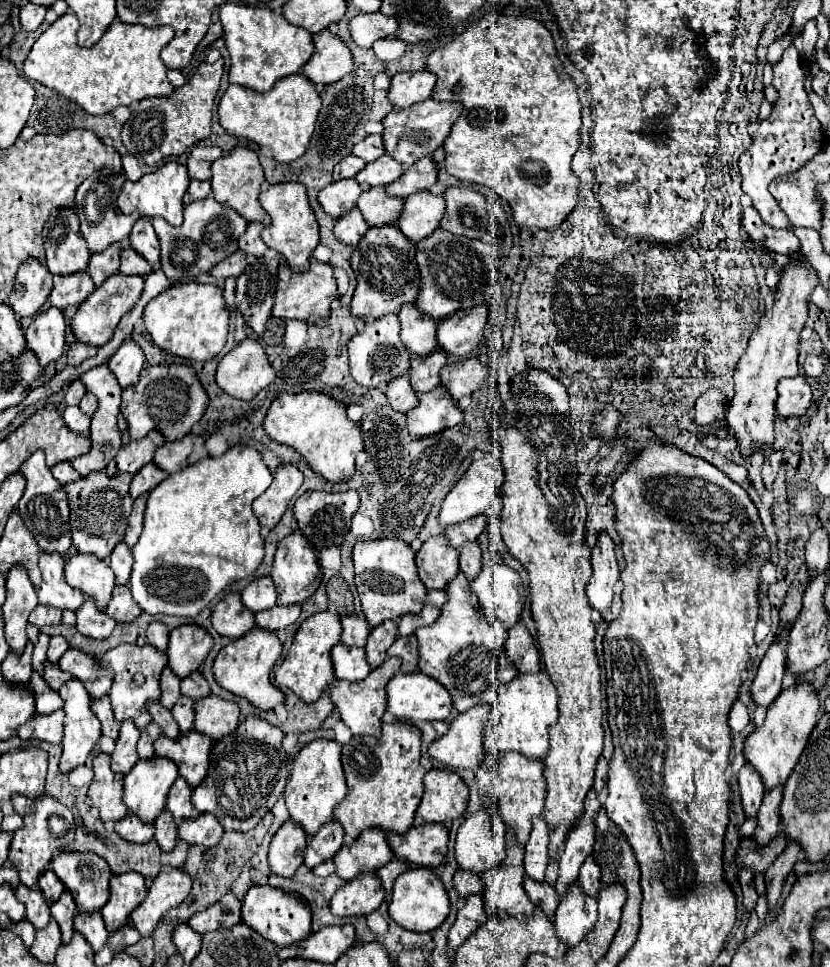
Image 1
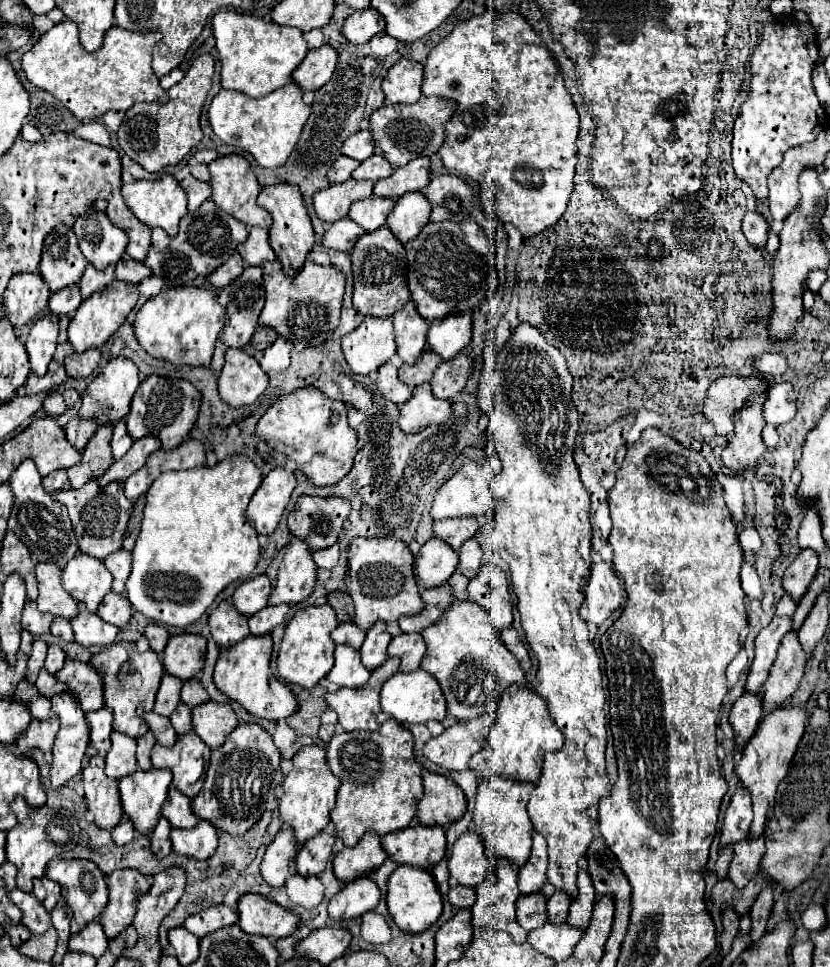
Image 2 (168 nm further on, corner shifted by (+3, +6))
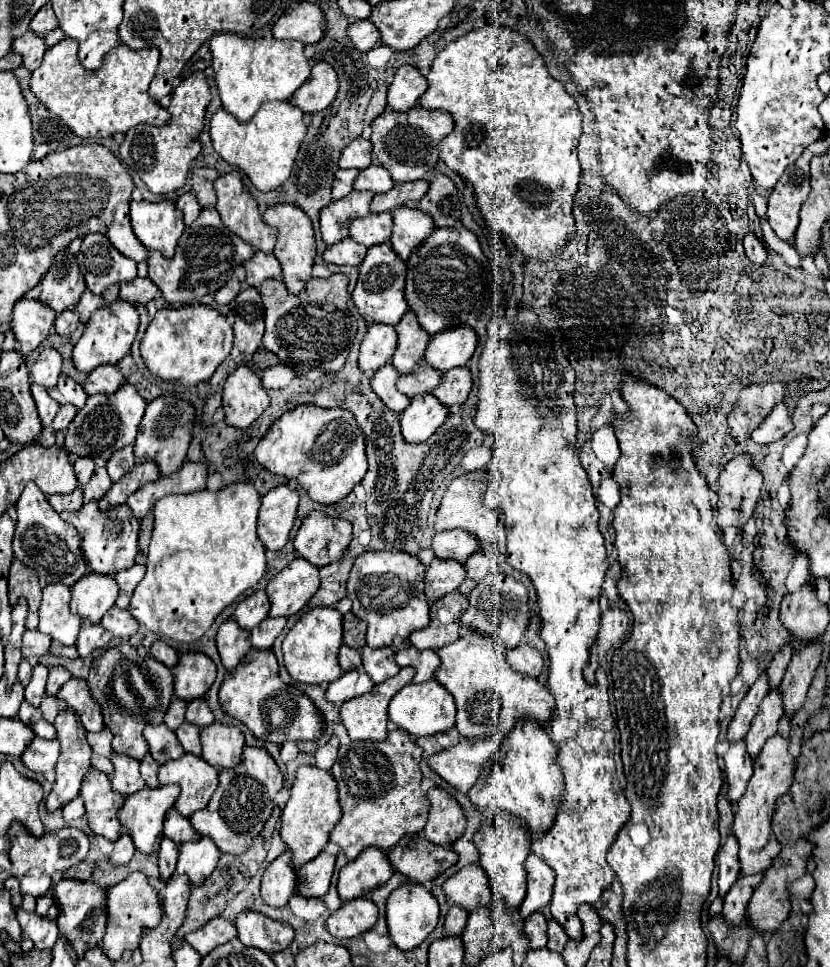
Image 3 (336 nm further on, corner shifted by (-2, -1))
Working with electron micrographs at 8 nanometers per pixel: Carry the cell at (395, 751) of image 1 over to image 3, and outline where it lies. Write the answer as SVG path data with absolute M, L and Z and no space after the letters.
M403 730L389 732L383 742L351 742L339 746L331 774L337 780L343 818L333 828L331 842L339 844L349 860L355 860L369 846L389 850L403 836L417 834L425 828L429 800L421 790L421 754L421 746Z

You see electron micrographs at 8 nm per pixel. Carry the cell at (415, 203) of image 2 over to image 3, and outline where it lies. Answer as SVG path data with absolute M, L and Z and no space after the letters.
M397 208L393 212L393 236L391 236L391 248L401 260L407 260L411 252L427 240L427 236L435 230L433 218L425 212L419 212L417 208Z

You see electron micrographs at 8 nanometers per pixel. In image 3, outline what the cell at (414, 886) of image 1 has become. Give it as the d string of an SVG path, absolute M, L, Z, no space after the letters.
M403 884L397 890L391 892L389 900L387 900L387 912L385 912L385 920L387 920L387 930L389 936L393 940L393 944L399 950L409 950L409 948L417 948L437 926L439 920L439 904L435 900L435 896L421 884Z

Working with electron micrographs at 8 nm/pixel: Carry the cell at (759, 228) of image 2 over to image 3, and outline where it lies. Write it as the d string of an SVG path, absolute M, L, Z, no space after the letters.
M749 232L749 234L743 238L743 248L745 248L747 258L749 258L753 264L765 264L765 262L767 262L765 246L763 246L763 242L761 242L753 232Z

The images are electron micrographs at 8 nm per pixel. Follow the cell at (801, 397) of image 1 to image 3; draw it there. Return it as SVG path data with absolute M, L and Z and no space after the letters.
M779 402L773 408L773 412L765 418L765 422L751 434L751 440L761 446L767 446L767 444L781 440L789 430L793 430L791 416L787 414L787 406L783 402Z

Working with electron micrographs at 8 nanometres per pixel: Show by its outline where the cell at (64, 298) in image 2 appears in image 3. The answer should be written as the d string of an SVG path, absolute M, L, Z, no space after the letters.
M75 310L63 312L63 316L57 316L55 320L55 332L65 338L69 338L77 326L79 326L79 316L75 316Z

